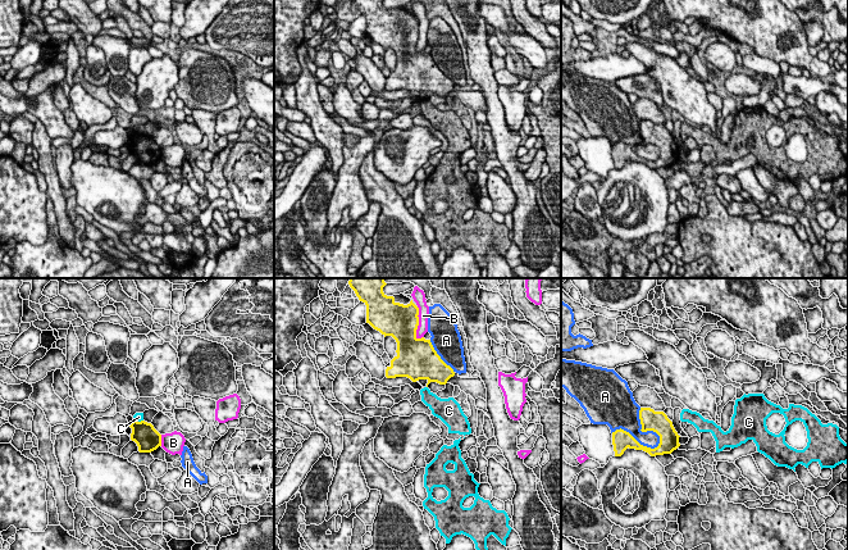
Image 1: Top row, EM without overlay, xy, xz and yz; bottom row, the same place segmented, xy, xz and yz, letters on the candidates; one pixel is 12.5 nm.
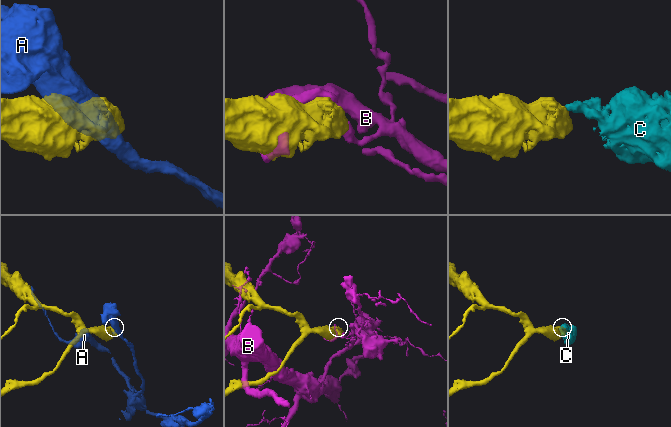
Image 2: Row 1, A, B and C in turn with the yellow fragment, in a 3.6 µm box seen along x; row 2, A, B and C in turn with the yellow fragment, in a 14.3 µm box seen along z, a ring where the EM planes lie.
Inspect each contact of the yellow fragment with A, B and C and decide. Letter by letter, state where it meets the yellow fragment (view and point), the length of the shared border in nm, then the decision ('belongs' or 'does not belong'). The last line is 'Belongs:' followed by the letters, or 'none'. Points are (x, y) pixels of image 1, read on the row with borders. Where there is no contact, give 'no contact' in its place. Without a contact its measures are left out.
A: yz (634, 439) | 650 nm | does not belong
B: xz (418, 323) | 420 nm | does not belong
C: xy (141, 421) | 70 nm | does not belong
Belongs: none

